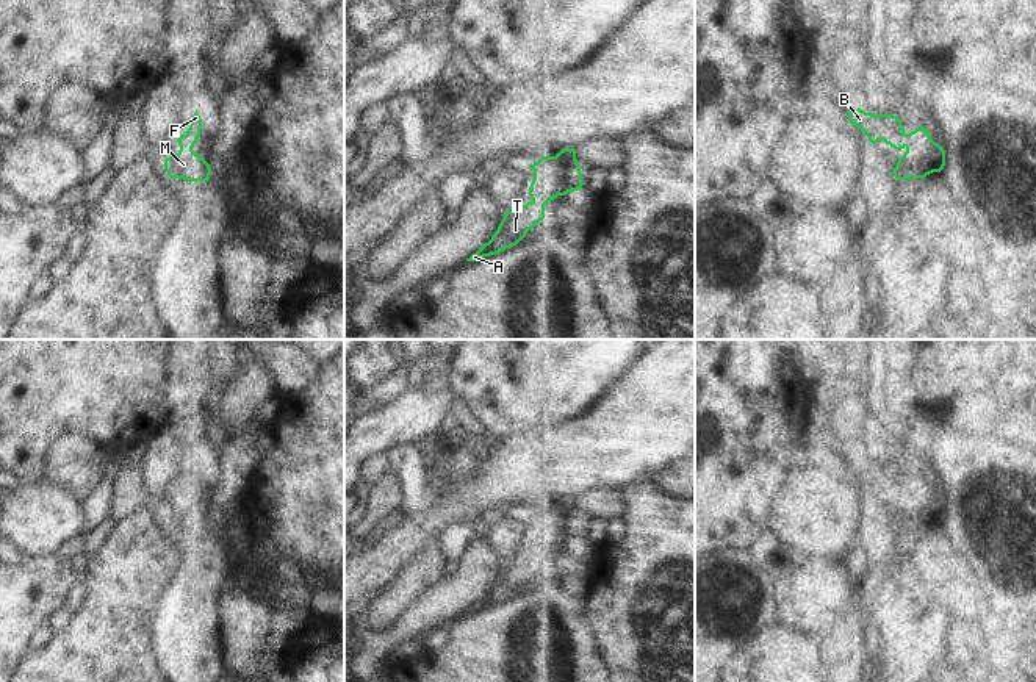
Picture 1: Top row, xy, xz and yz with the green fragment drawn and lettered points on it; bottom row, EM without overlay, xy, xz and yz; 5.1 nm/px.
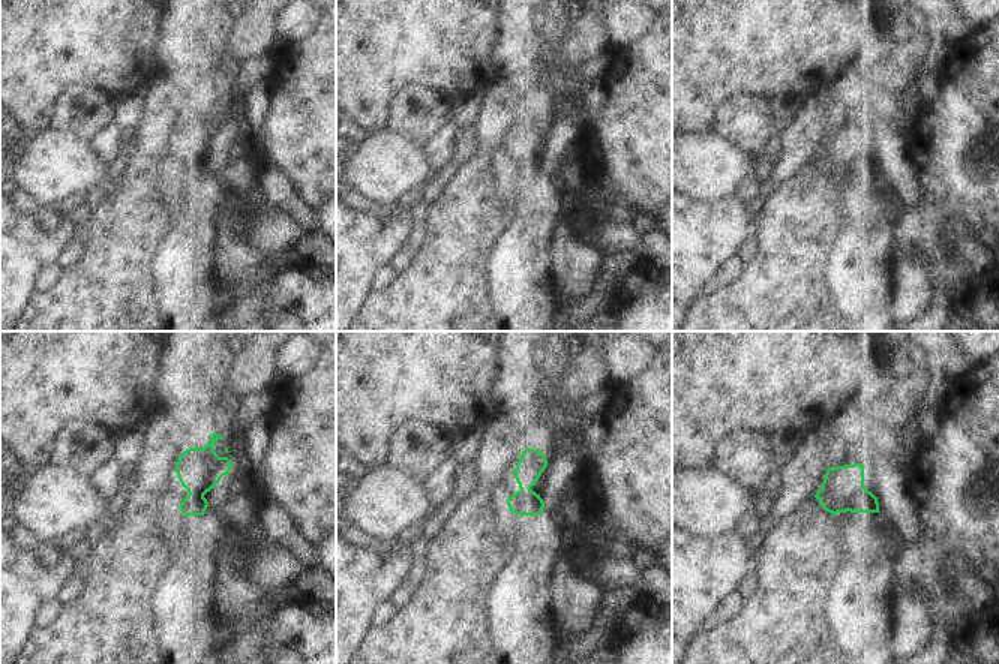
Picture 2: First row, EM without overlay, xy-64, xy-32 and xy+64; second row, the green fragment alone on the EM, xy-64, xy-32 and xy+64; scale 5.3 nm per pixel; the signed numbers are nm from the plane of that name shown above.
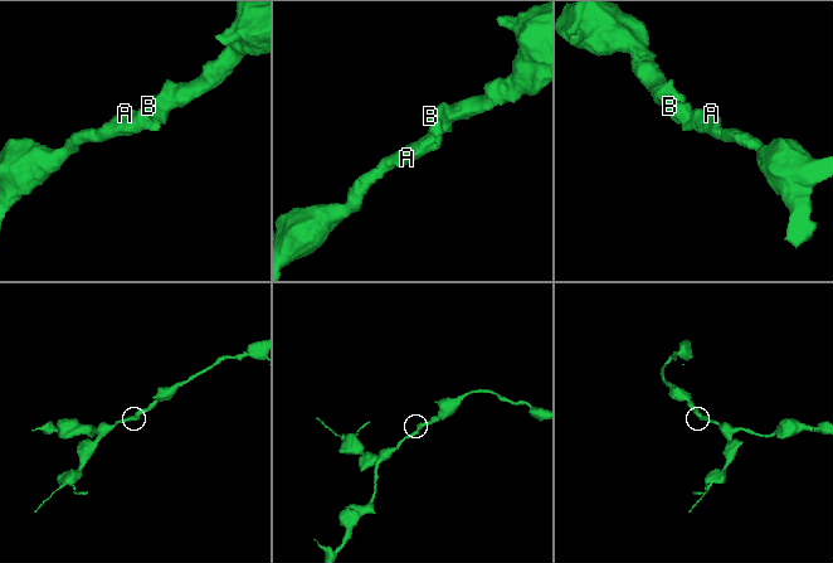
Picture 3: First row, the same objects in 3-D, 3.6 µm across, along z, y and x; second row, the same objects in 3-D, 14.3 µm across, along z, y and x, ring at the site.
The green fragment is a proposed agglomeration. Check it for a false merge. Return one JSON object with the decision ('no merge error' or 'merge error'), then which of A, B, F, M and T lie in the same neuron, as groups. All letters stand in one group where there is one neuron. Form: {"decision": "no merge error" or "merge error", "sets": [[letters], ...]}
{"decision": "no merge error", "sets": [["A", "B", "F", "M", "T"]]}

